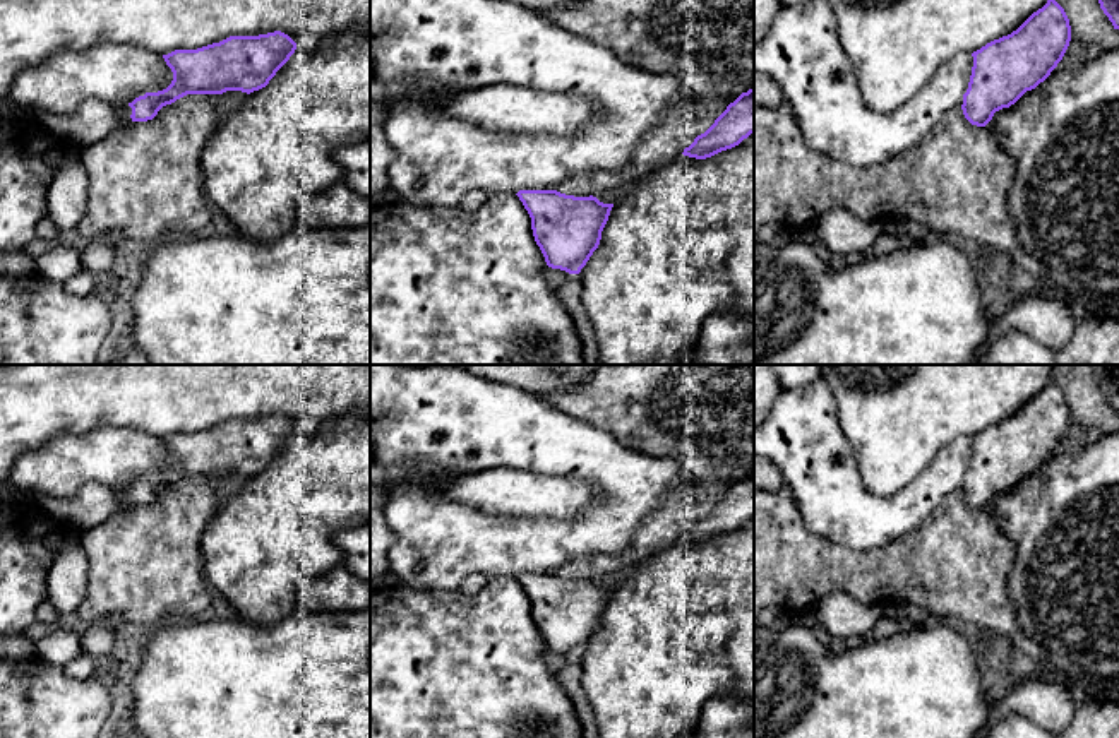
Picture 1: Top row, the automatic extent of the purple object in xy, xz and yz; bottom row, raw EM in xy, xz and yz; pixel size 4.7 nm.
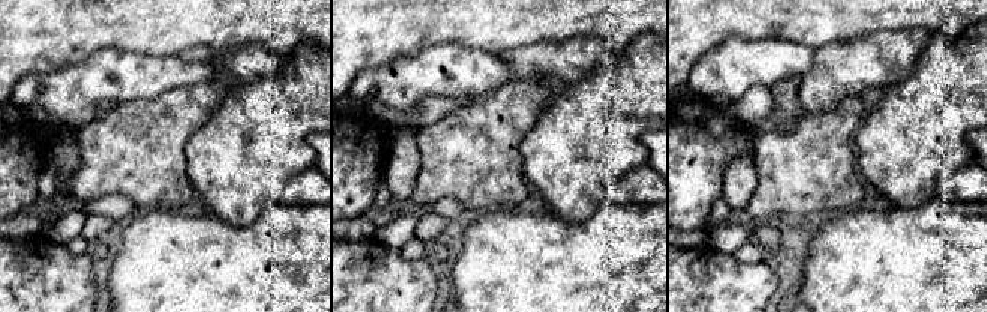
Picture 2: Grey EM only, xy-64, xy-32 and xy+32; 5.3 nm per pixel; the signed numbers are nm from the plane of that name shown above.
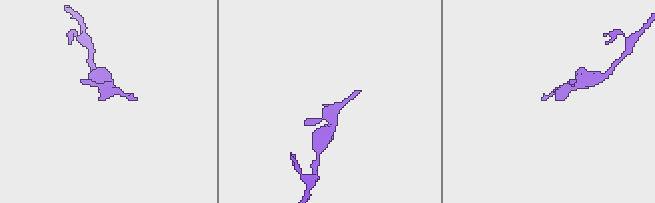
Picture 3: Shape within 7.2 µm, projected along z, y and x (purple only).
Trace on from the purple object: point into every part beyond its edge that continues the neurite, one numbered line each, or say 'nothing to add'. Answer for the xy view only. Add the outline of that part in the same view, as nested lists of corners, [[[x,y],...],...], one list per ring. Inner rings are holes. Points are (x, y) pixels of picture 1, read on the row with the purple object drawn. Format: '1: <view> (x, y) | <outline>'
1: xy (93, 120) | [[[87,98],[81,106],[67,116],[50,115],[45,111],[29,111],[31,120],[46,134],[57,140],[75,144],[79,147],[91,146],[111,132],[115,132],[122,122],[132,120],[132,108],[123,111],[115,110],[111,104]]]

